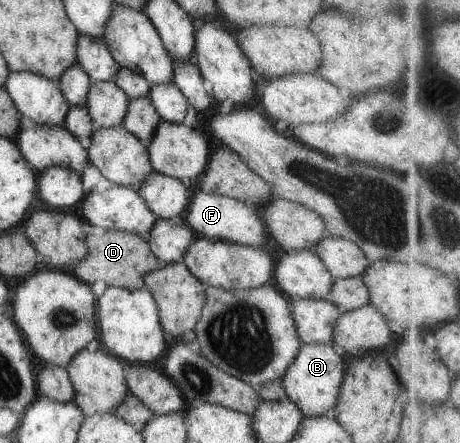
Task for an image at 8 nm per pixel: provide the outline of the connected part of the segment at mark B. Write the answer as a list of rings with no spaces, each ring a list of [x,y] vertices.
[[[303,344],[296,361],[282,379],[283,388],[288,400],[304,414],[305,418],[331,415],[340,397],[344,374],[344,360],[336,354],[332,345]]]

